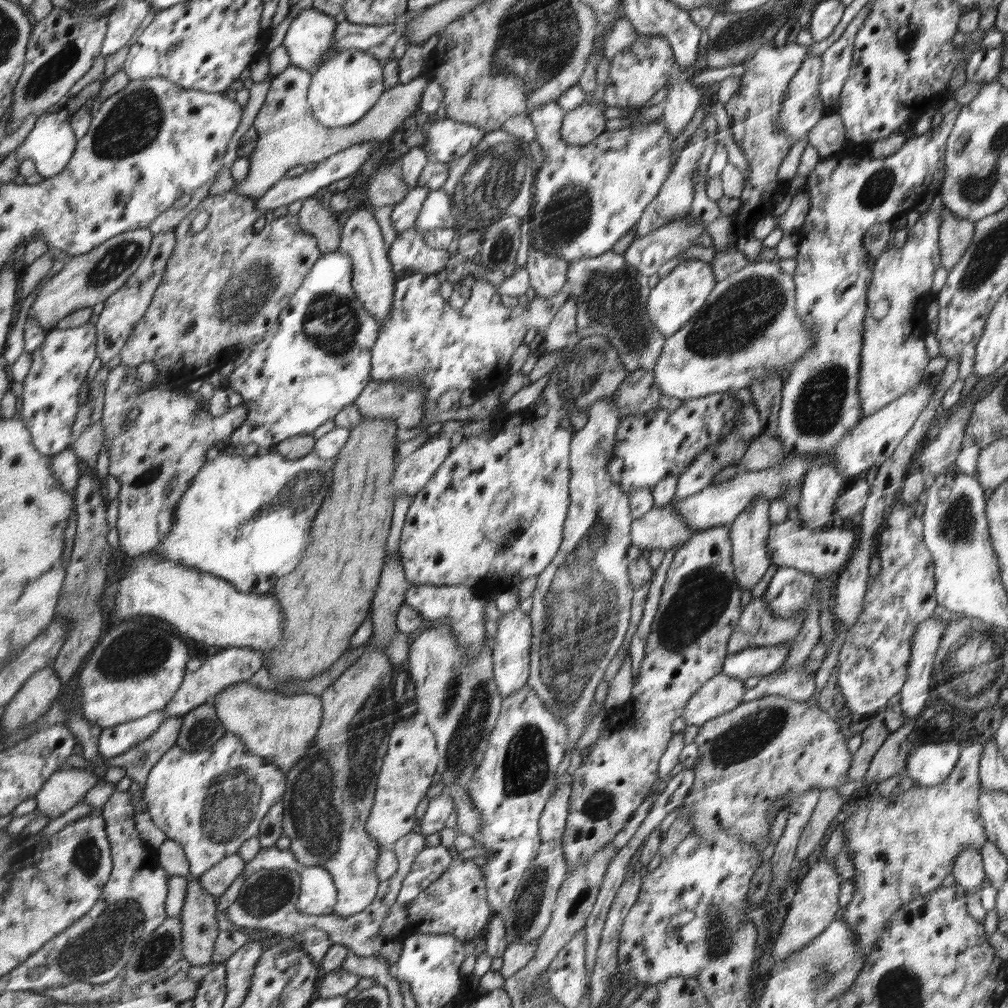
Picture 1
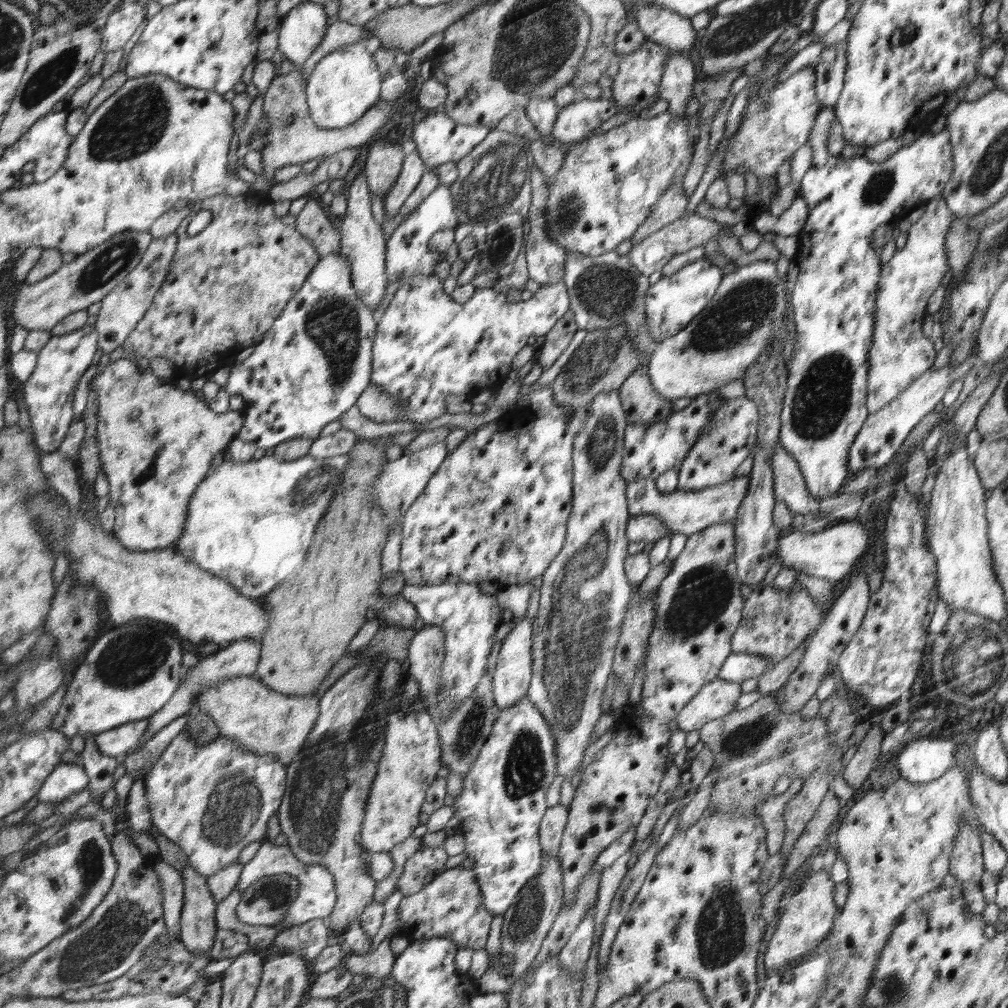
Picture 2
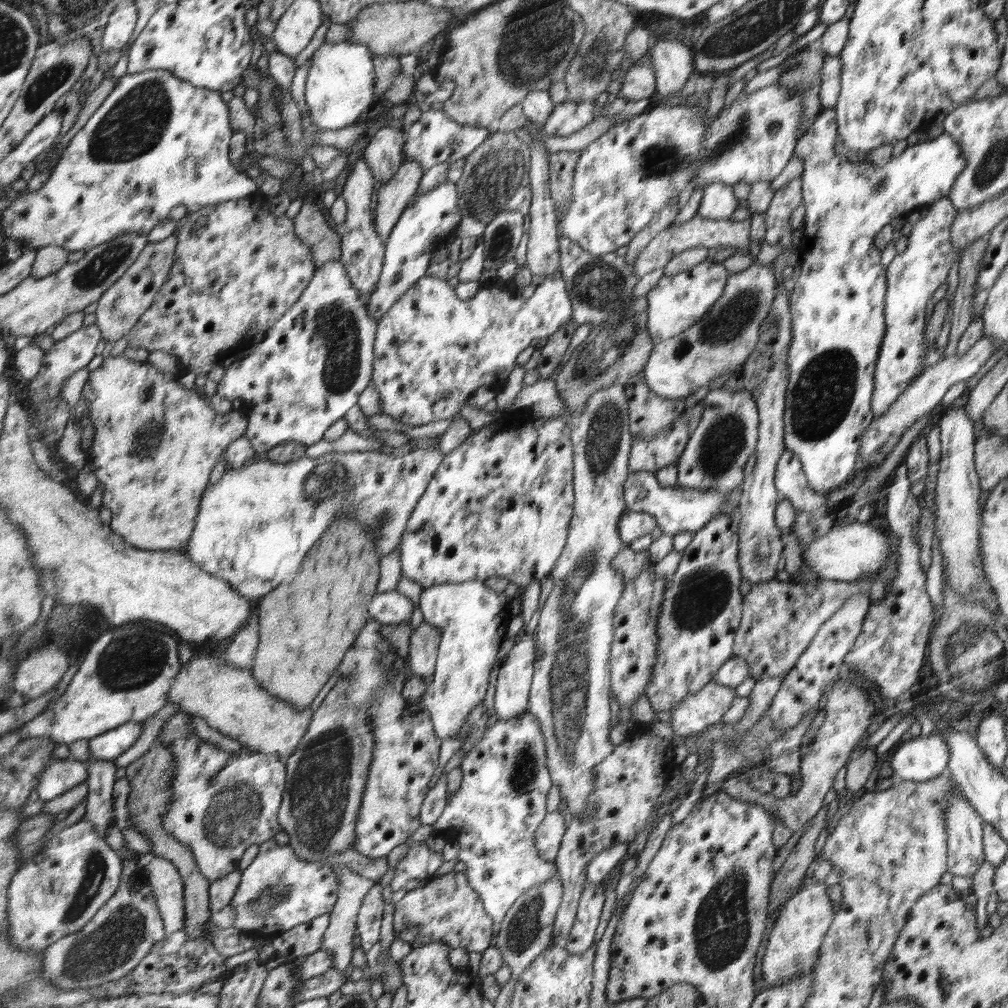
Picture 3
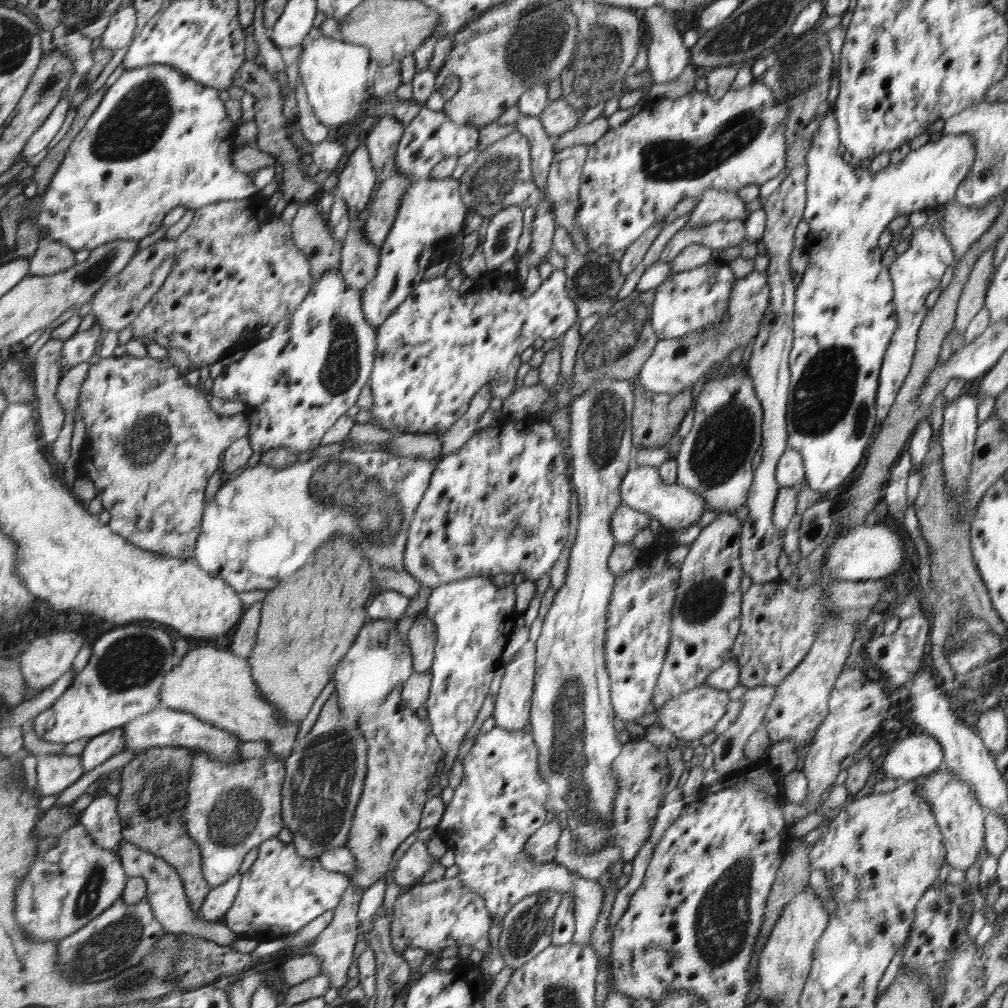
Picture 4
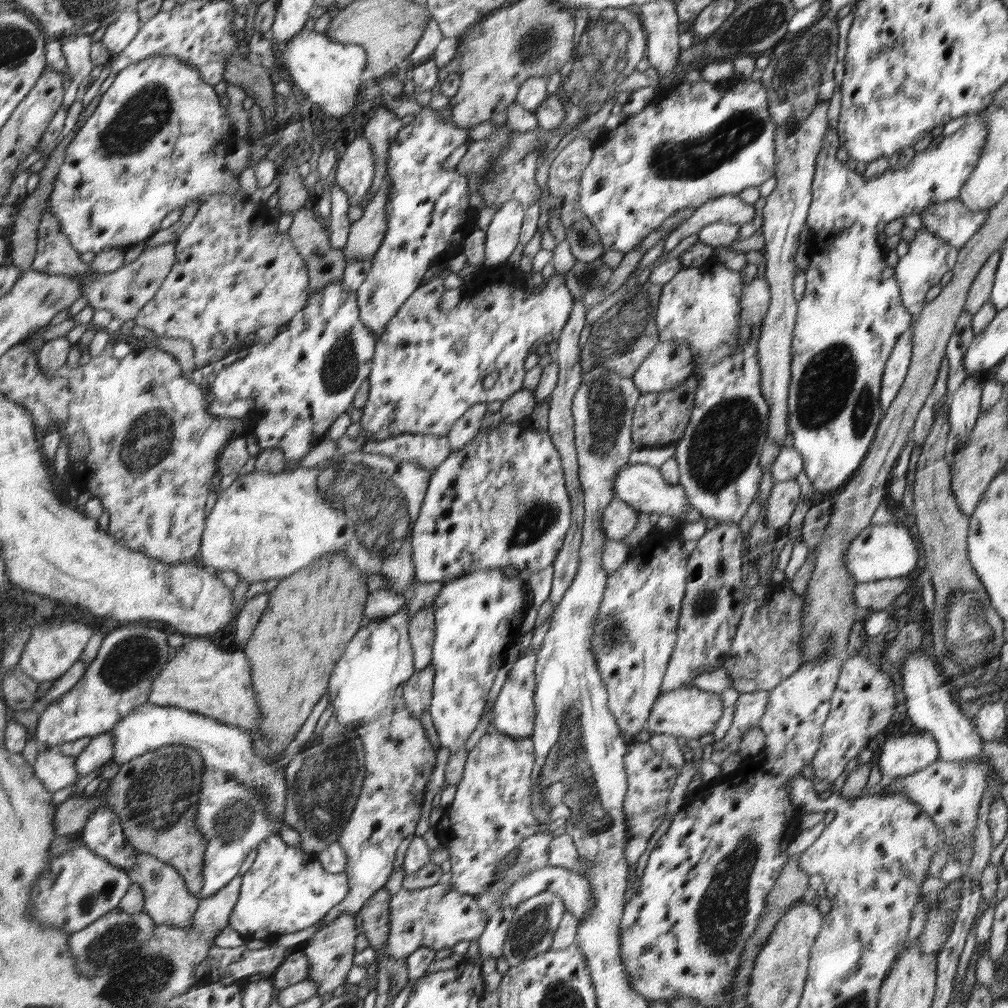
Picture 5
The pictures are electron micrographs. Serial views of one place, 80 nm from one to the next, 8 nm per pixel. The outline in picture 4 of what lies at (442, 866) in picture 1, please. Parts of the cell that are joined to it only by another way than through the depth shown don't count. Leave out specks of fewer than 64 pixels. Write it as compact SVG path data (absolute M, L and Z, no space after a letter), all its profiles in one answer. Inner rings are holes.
M415 838L405 847L396 862L394 883L411 889L412 885L436 864L439 863L428 853L427 844L421 838Z

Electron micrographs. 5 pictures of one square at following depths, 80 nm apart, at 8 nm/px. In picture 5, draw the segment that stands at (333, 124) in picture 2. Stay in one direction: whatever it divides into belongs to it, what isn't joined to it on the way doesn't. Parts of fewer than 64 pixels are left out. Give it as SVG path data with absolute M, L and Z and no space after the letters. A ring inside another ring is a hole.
M303 28L290 42L286 42L286 45L290 55L288 55L288 60L282 66L290 73L290 78L292 78L294 84L300 86L301 90L305 93L307 100L318 104L321 112L326 114L328 118L344 118L346 114L350 114L350 112L352 112L352 108L354 108L354 104L356 104L356 98L358 98L358 86L362 84L362 78L360 78L360 76L362 76L362 72L364 72L364 68L366 68L367 52L365 51L365 48L359 44L342 44L340 41L330 40L326 34L305 28Z

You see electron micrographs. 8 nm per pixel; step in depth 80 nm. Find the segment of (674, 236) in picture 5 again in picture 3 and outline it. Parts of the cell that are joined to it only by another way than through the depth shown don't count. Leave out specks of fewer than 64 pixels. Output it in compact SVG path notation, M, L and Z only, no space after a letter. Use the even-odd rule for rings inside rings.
M712 183L705 187L697 210L698 216L716 219L730 219L738 208L738 198L733 188L726 183Z

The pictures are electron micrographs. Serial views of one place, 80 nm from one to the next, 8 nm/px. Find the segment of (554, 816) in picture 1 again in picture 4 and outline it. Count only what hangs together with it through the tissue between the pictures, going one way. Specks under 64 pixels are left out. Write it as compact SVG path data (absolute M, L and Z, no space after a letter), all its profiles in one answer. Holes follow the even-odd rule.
M555 817L545 827L530 837L525 845L526 856L534 862L550 863L556 855L556 845L563 830L560 828L559 820Z

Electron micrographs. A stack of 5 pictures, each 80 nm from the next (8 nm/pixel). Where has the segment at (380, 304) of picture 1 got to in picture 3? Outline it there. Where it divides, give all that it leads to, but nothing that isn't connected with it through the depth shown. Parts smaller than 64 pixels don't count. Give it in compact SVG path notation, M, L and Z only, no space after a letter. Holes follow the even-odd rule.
M363 157L353 166L352 172L344 184L342 194L340 194L347 204L347 215L341 224L342 230L345 231L340 234L340 261L344 262L348 275L353 278L353 286L362 292L363 299L367 301L378 284L385 253L385 243L382 242L380 235L376 232L373 211L370 210L370 206L372 206L370 196L374 190L374 183L372 171L367 167Z

